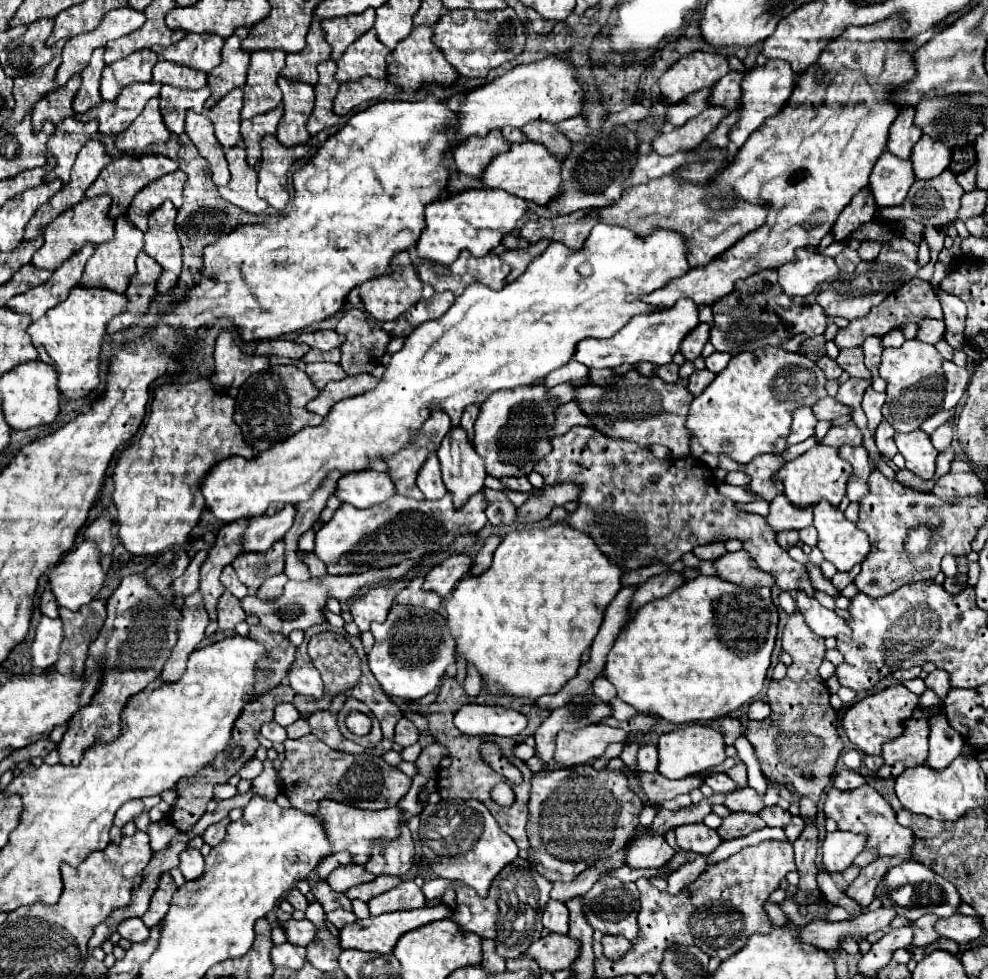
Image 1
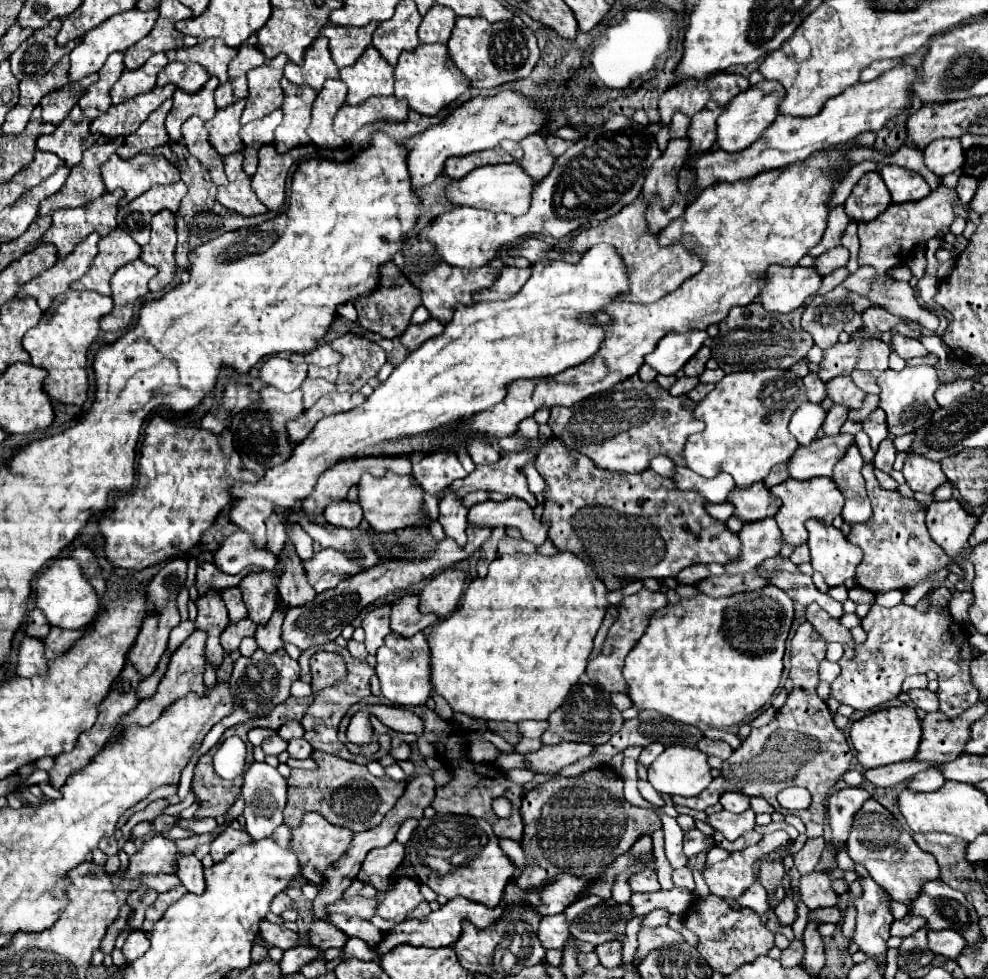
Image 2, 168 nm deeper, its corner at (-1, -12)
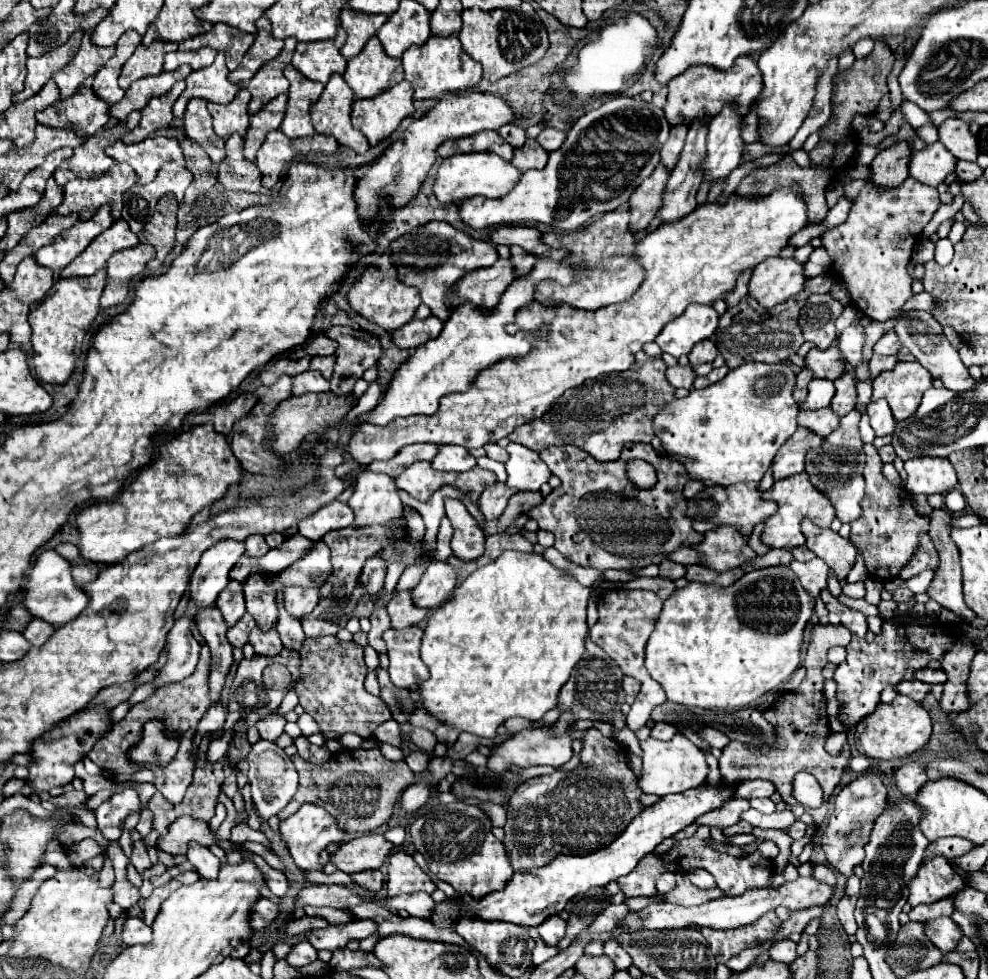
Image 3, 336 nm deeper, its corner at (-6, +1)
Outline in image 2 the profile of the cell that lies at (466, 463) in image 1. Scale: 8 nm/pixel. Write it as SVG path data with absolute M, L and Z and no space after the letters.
M448 493L440 501L440 525L444 527L446 537L452 537L458 547L466 545L466 525L468 525L468 509L462 505L462 501L454 495Z

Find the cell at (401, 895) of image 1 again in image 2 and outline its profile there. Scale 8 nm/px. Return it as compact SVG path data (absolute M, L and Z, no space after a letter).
M398 875L396 881L392 883L392 887L384 893L376 913L384 919L396 919L400 915L408 915L422 901L424 901L424 897L420 893L420 883L412 877Z

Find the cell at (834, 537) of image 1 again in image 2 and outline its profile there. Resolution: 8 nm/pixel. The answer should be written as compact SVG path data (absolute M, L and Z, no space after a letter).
M810 519L806 523L806 529L808 529L808 549L810 549L810 555L812 555L810 563L812 563L814 571L822 573L830 587L838 587L838 585L844 585L848 579L854 579L856 567L862 561L860 547L848 543L840 529L832 527L832 525L822 525L822 523L814 521L814 519Z

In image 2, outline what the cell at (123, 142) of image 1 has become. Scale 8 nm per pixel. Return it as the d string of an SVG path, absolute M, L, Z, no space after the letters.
M166 99L156 111L152 111L152 115L138 127L136 133L126 137L124 145L118 147L116 153L122 159L130 159L138 153L150 153L156 147L168 145L170 139L168 139L168 133L164 129L164 119L166 119L170 107L172 107L172 99Z

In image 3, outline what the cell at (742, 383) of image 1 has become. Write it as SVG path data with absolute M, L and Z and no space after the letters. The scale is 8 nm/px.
M745 362L739 368L729 370L723 380L703 390L691 390L685 398L675 398L669 402L669 406L665 406L665 410L661 410L653 422L655 436L661 438L667 452L687 458L685 468L693 480L709 480L721 486L731 486L737 482L759 482L777 450L787 442L789 436L793 436L799 426L799 406L793 400L795 378L797 374L791 370L789 362Z

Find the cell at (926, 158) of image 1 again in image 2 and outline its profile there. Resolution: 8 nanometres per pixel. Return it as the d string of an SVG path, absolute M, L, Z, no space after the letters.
M960 139L932 141L924 149L924 161L926 161L926 167L938 177L958 171L964 163L964 151L960 145Z

